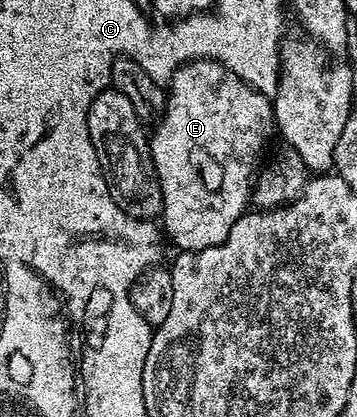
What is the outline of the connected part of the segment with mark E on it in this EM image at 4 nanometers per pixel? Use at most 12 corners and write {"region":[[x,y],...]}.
{"region":[[210,58],[149,135],[160,226],[220,244],[251,205],[273,101]]}

